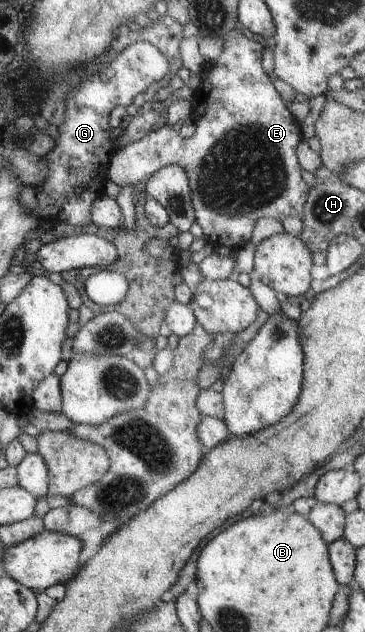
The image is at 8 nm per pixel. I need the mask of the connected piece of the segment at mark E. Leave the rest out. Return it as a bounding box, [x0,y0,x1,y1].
[108,28,310,251]

